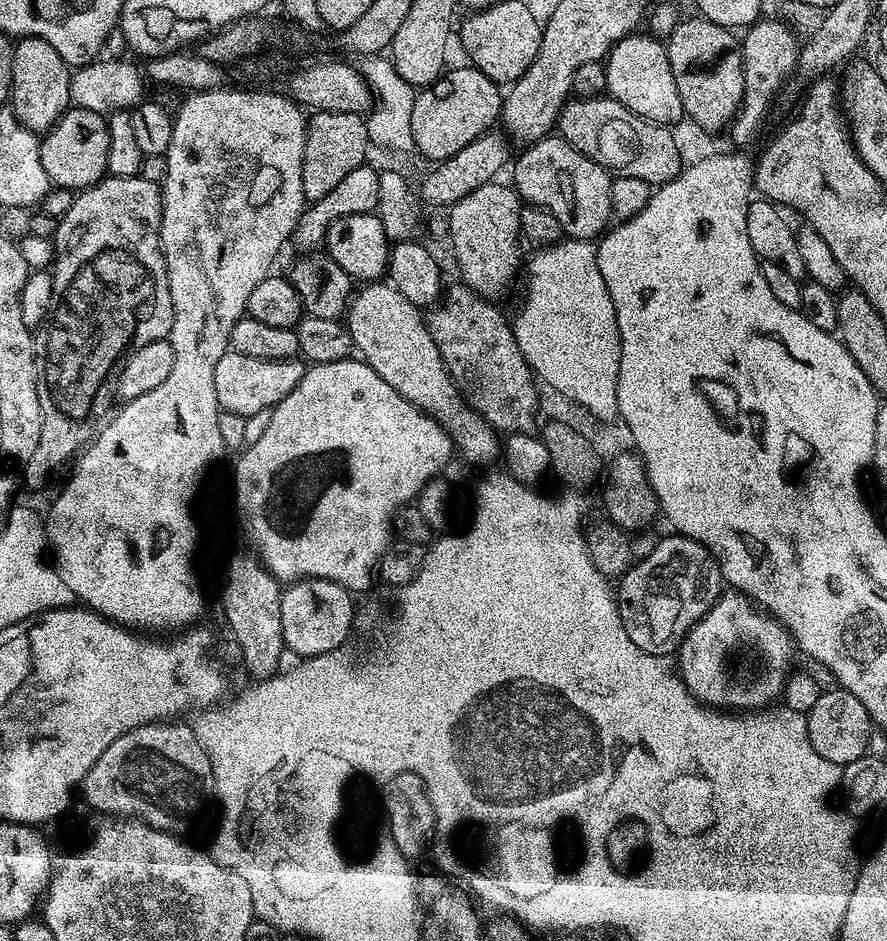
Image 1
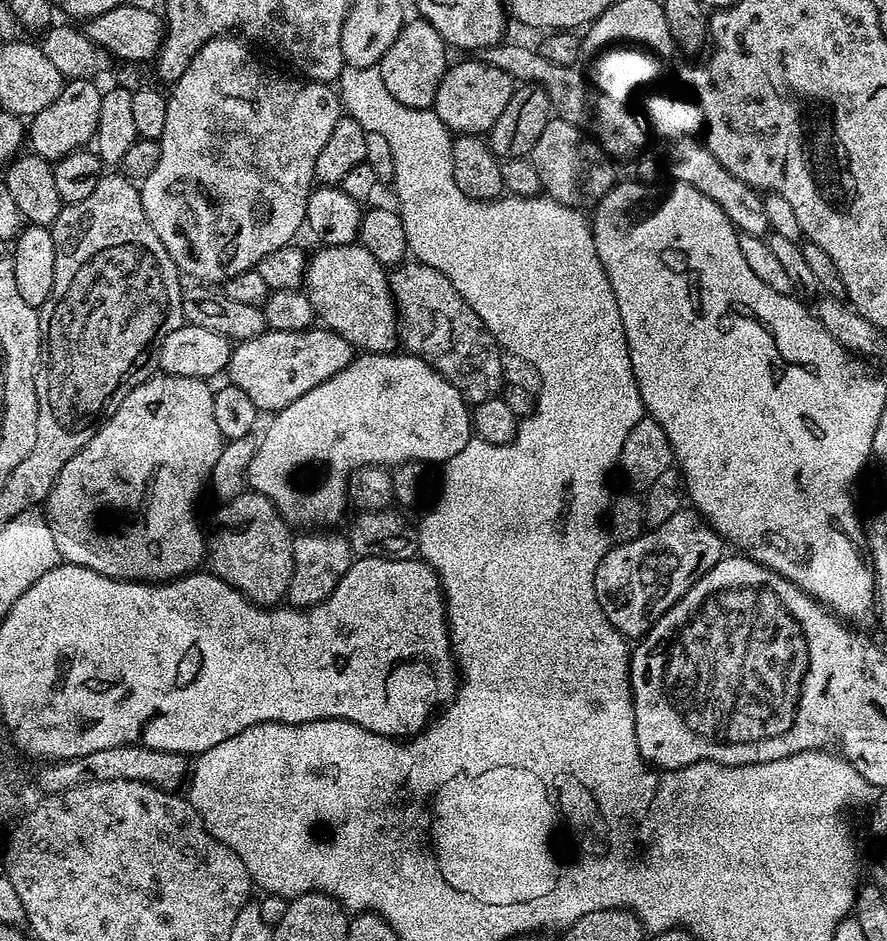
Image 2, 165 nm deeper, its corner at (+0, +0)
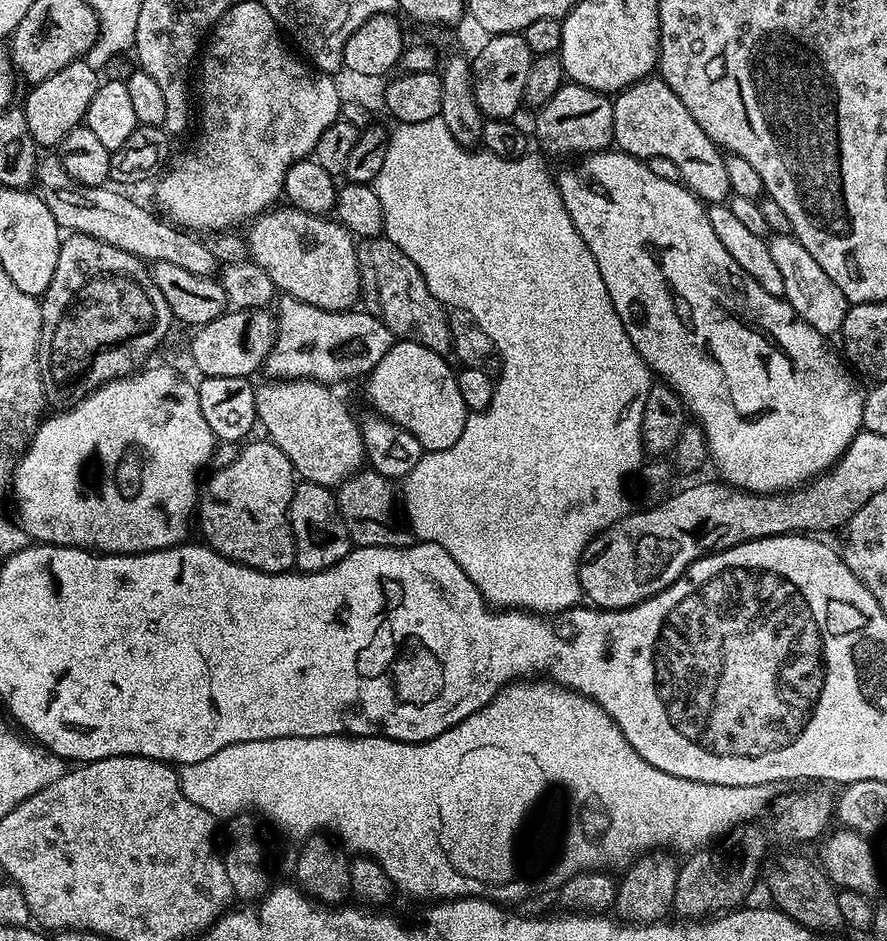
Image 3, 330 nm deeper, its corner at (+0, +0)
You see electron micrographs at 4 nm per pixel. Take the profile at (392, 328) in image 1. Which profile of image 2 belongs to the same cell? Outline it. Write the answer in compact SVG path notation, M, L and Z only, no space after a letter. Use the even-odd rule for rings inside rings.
M359 242L347 244L346 246L320 246L317 249L317 252L313 256L311 253L310 259L307 261L303 283L308 300L312 304L315 319L323 327L331 330L331 332L336 332L342 338L346 338L346 342L350 342L353 349L363 350L364 352L396 352L398 348L398 317L396 315L396 302L392 299L391 290L388 289L388 277L386 275L385 265L380 264L378 258L374 258L374 254L370 254L370 250L363 248Z

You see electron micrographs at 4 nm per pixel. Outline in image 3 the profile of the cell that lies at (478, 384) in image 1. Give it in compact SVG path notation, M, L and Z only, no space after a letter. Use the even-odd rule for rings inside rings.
M383 234L360 240L356 254L363 307L375 310L393 337L418 342L435 352L444 348L448 342L444 326L446 320L441 316L442 309L436 307L436 301L429 295L422 270L418 270L418 266L414 266L414 262L410 262L410 258L406 258L406 254L402 254L402 250L398 250L398 246Z

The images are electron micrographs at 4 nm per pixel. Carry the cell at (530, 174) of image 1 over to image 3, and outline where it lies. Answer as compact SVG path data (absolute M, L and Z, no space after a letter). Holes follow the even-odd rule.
M565 82L563 86L554 94L554 98L550 98L550 102L546 102L543 106L538 109L535 113L536 116L536 136L540 139L540 144L545 148L546 151L549 152L552 156L572 156L568 158L576 158L581 154L591 154L594 152L602 152L605 151L613 143L612 139L612 131L614 130L614 110L612 109L612 100L609 99L607 95L603 92L595 92L594 90L590 90L586 86L582 86L581 84L574 84L571 82Z

